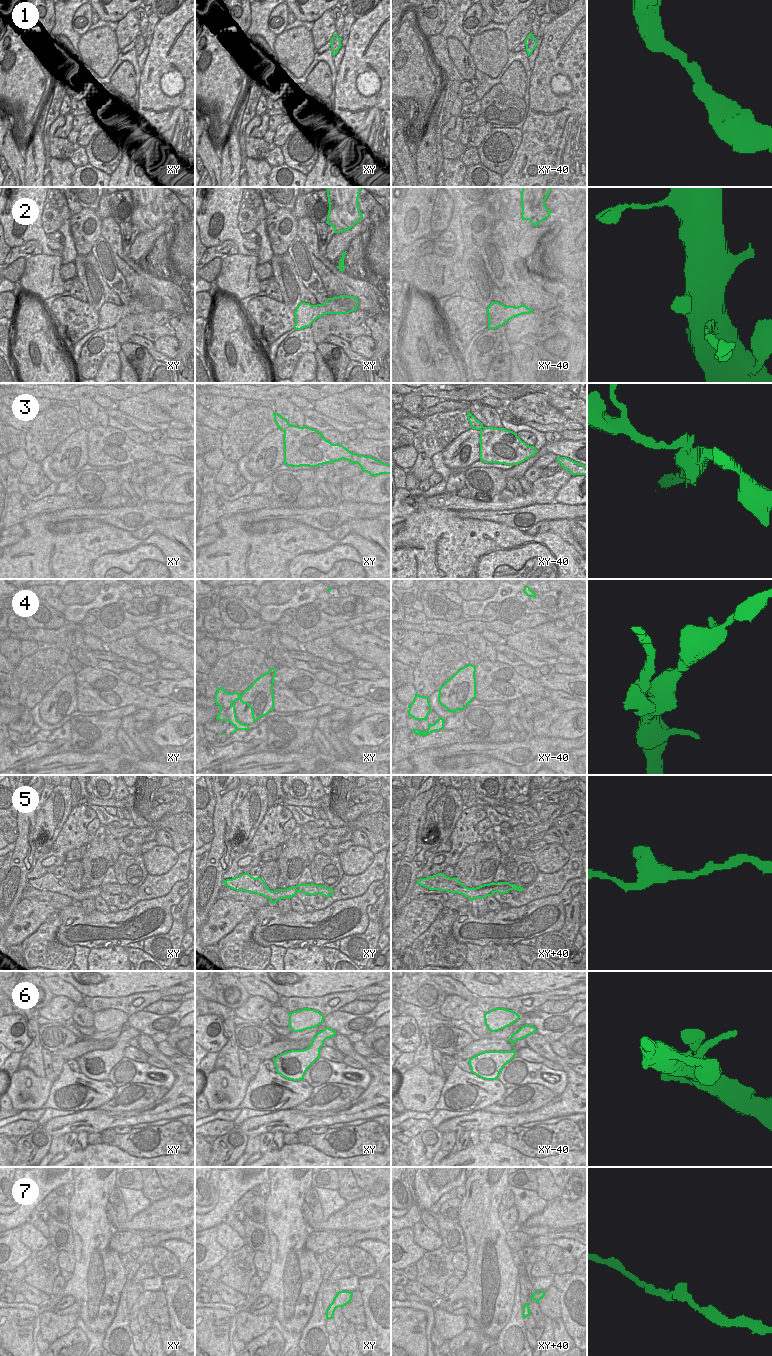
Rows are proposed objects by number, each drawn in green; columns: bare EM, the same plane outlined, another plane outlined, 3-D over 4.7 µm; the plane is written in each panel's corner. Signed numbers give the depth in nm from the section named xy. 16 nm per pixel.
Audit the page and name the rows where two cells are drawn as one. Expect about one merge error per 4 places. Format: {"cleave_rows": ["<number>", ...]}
{"cleave_rows": ["3", "4"]}

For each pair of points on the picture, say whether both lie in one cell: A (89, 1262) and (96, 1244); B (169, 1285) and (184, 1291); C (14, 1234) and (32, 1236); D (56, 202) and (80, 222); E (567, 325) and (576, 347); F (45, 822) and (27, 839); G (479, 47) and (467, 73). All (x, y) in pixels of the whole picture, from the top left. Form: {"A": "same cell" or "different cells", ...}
{"A": "same cell", "B": "same cell", "C": "different cells", "D": "different cells", "E": "same cell", "F": "different cells", "G": "different cells"}

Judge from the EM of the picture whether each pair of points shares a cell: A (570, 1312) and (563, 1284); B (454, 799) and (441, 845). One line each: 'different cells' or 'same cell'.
A: same cell
B: same cell

